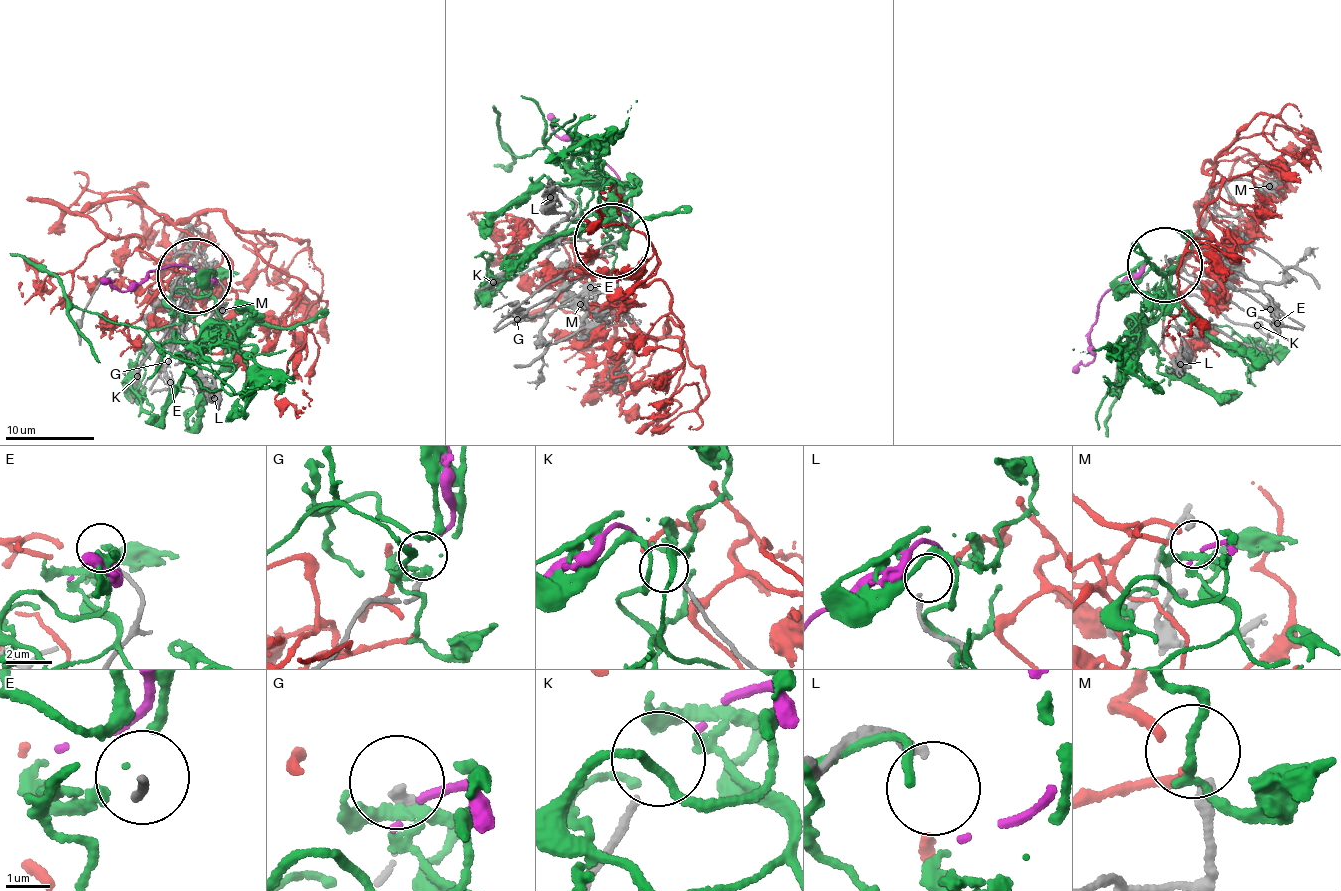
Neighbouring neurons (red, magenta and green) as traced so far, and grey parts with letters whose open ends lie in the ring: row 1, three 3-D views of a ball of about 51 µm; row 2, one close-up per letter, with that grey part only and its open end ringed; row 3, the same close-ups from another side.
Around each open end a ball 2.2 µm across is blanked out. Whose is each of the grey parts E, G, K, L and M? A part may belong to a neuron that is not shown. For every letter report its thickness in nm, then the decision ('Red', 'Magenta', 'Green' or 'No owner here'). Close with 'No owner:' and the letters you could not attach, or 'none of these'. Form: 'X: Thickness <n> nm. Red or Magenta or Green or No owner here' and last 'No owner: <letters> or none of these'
E: Thickness 180 nm. No owner here
G: Thickness 240 nm. No owner here
K: Thickness 160 nm. Magenta
L: Thickness 180 nm. Red
M: Thickness 240 nm. No owner here
No owner: E, G, M

